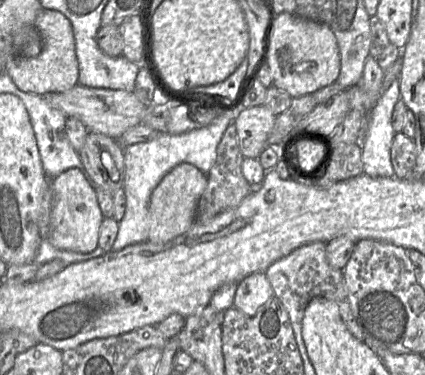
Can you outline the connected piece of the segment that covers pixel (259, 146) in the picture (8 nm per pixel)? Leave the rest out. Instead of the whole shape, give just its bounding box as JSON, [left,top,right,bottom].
[234,105,276,158]

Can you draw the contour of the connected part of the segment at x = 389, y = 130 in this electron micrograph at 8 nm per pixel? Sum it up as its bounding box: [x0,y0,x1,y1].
[362,79,399,177]

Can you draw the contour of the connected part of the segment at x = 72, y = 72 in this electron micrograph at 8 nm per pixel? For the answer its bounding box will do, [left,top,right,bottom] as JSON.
[5,9,78,95]

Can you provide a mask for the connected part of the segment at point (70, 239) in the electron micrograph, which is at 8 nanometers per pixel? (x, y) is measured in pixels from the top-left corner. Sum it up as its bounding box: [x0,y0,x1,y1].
[49,168,104,253]

